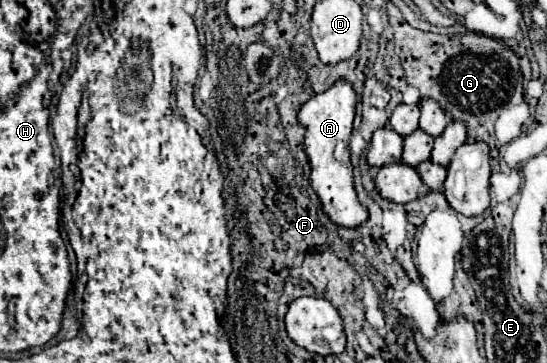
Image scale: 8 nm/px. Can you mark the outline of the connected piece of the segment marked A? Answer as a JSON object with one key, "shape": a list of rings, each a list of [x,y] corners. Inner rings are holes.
{"shape":[[[341,79],[331,89],[305,101],[297,111],[297,121],[305,127],[303,147],[311,165],[311,175],[309,175],[311,187],[317,193],[321,201],[321,209],[327,213],[327,217],[335,225],[347,229],[359,227],[369,217],[367,209],[357,199],[353,187],[353,167],[349,161],[349,139],[353,129],[355,105],[357,105],[357,95],[353,87]]]}

